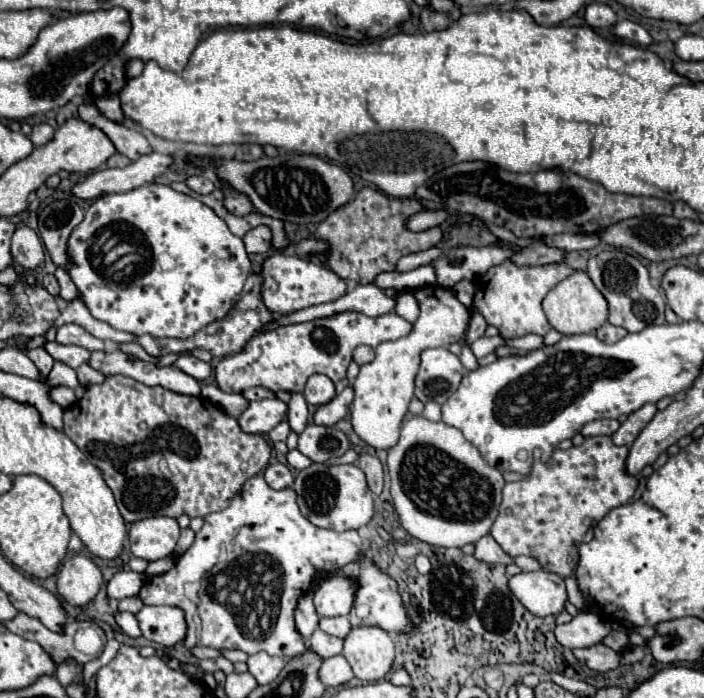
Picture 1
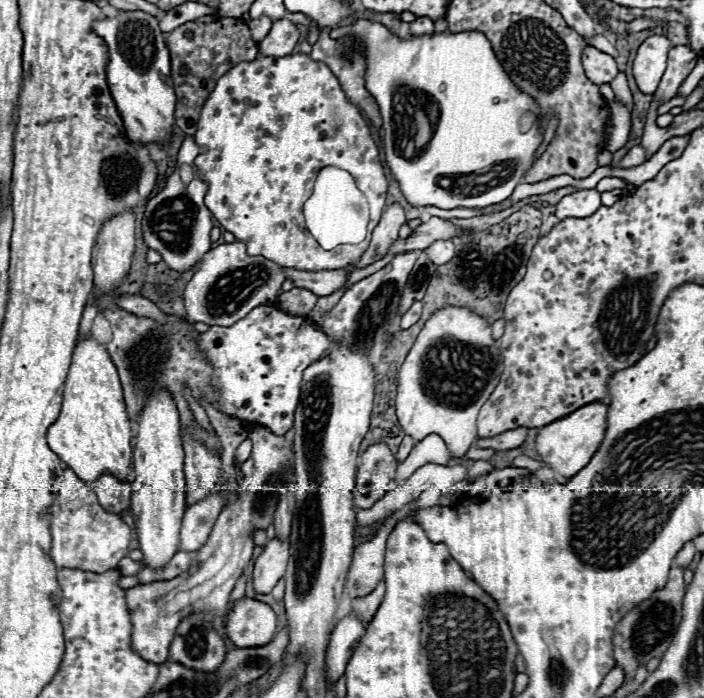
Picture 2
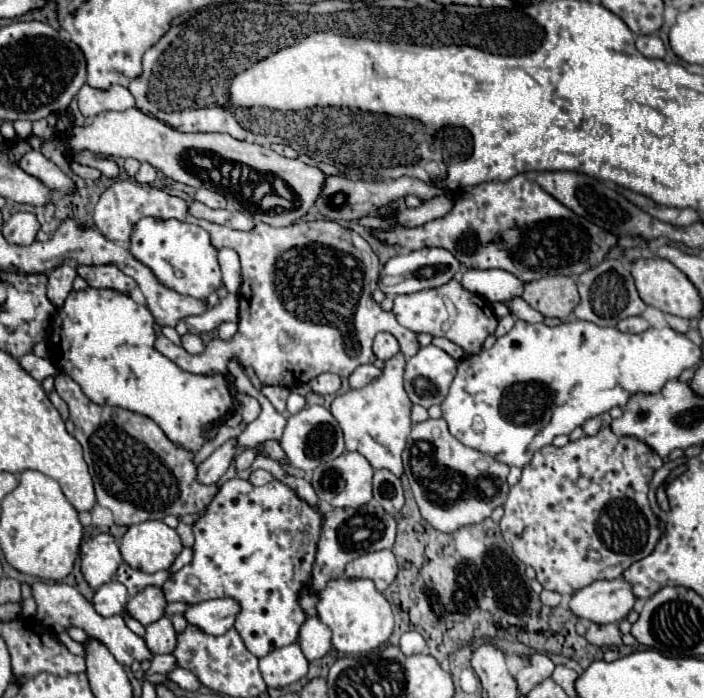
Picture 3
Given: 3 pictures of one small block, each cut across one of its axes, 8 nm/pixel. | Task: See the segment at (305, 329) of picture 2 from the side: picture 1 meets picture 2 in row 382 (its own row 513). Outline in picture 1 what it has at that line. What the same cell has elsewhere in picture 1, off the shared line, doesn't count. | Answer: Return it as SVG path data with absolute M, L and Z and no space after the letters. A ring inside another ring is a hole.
M254 476L242 488L232 504L220 512L206 516L202 530L196 534L196 542L176 560L174 568L166 574L152 576L146 580L138 598L144 604L164 604L178 606L186 616L186 638L184 648L210 646L218 650L242 650L246 654L256 654L260 650L270 656L294 658L306 650L302 636L294 628L294 608L302 594L314 588L314 580L320 574L328 574L338 566L358 560L370 548L370 542L360 538L356 530L334 532L310 524L298 510L296 496L292 488L272 490L262 476ZM190 582L200 582L198 602L190 600L186 590Z

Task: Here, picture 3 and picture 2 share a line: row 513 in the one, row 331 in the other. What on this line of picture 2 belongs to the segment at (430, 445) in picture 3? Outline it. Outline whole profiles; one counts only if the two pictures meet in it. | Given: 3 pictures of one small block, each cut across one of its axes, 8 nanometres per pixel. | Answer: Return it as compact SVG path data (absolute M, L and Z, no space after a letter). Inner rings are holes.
M446 306L436 310L420 330L412 350L398 370L396 416L412 440L418 444L430 434L438 434L458 464L466 464L472 484L494 466L488 460L468 460L466 452L478 438L476 416L494 392L502 374L500 342L492 338L492 326L470 308Z

